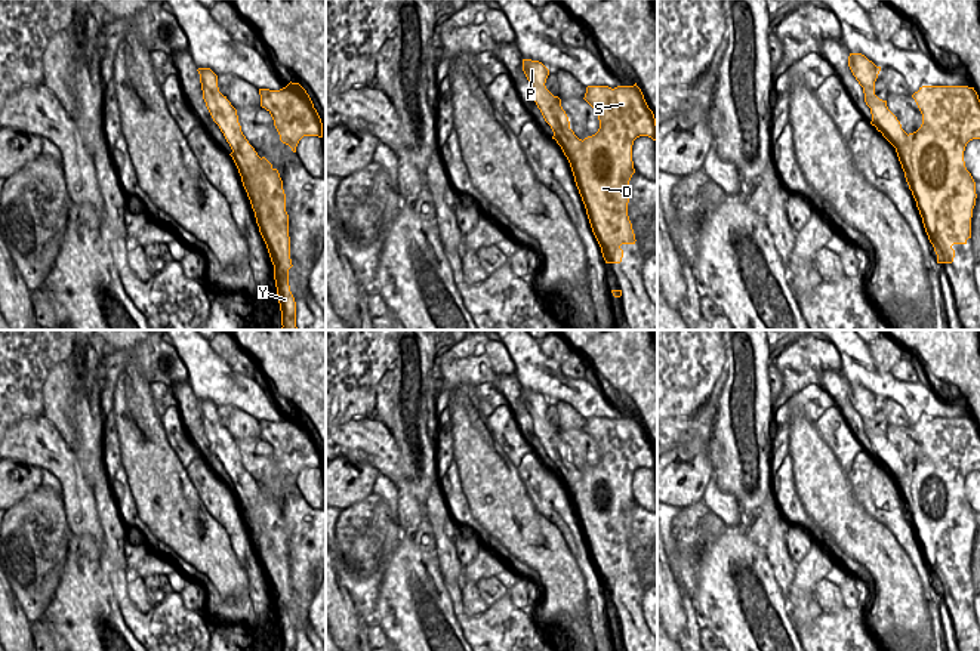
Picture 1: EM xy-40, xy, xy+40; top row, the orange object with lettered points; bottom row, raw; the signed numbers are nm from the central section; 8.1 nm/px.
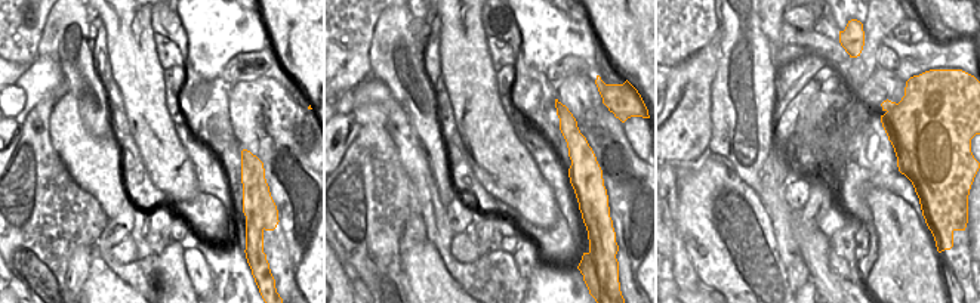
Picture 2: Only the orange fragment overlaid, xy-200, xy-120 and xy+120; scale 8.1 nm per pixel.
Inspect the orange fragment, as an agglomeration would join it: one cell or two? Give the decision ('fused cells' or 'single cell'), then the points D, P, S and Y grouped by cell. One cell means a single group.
fused cells; D S / P Y

